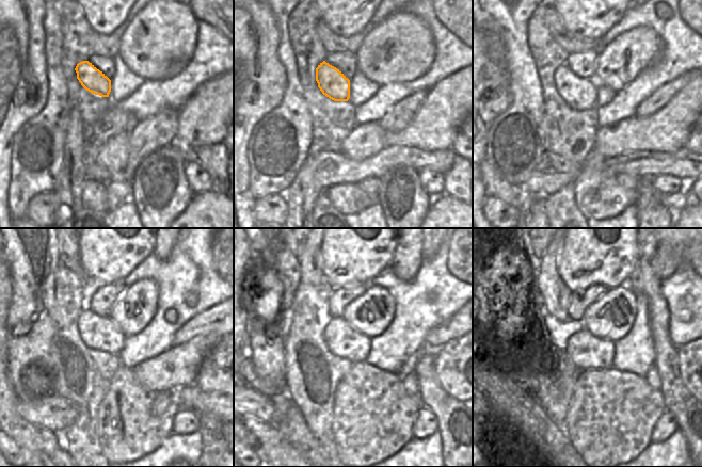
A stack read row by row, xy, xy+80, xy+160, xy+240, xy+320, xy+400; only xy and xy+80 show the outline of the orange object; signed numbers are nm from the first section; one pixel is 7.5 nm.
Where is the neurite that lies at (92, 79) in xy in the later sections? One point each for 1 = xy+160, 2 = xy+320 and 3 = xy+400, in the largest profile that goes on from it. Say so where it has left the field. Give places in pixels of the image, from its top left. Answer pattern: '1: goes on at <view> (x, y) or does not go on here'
1: goes on at xy+160 (579, 93)
2: goes on at xy+320 (341, 339)
3: goes on at xy+400 (587, 352)

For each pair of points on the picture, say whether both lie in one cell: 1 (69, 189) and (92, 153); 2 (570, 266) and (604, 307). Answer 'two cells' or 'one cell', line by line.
1: two cells
2: two cells

